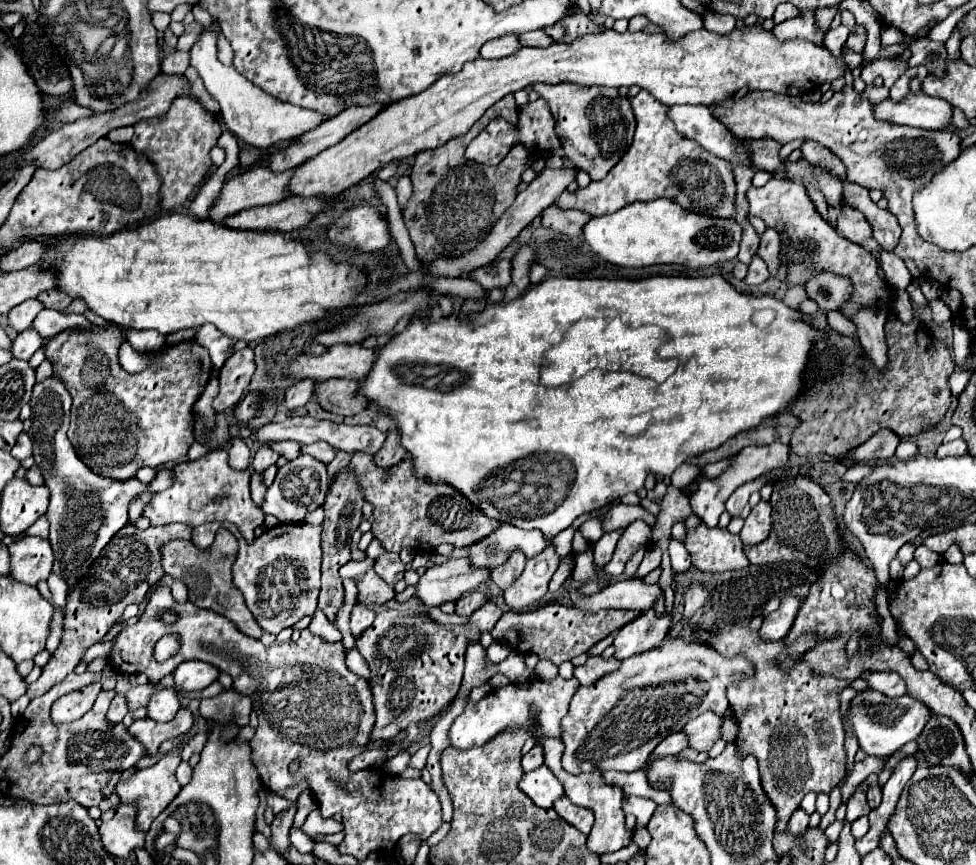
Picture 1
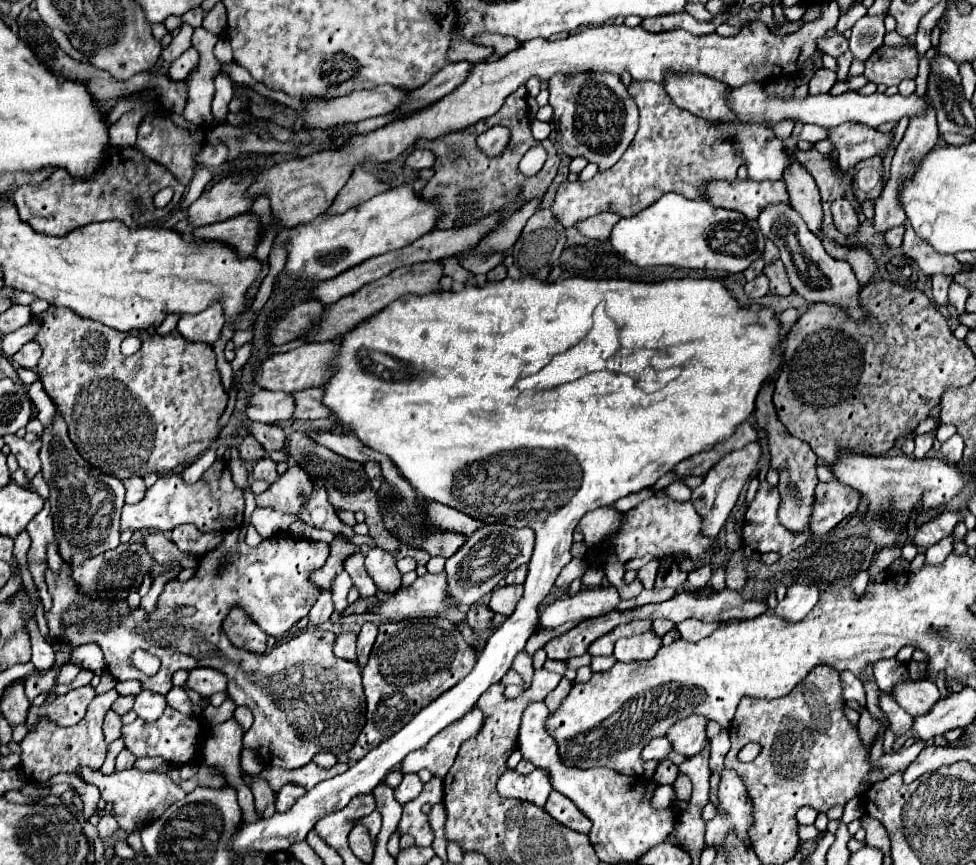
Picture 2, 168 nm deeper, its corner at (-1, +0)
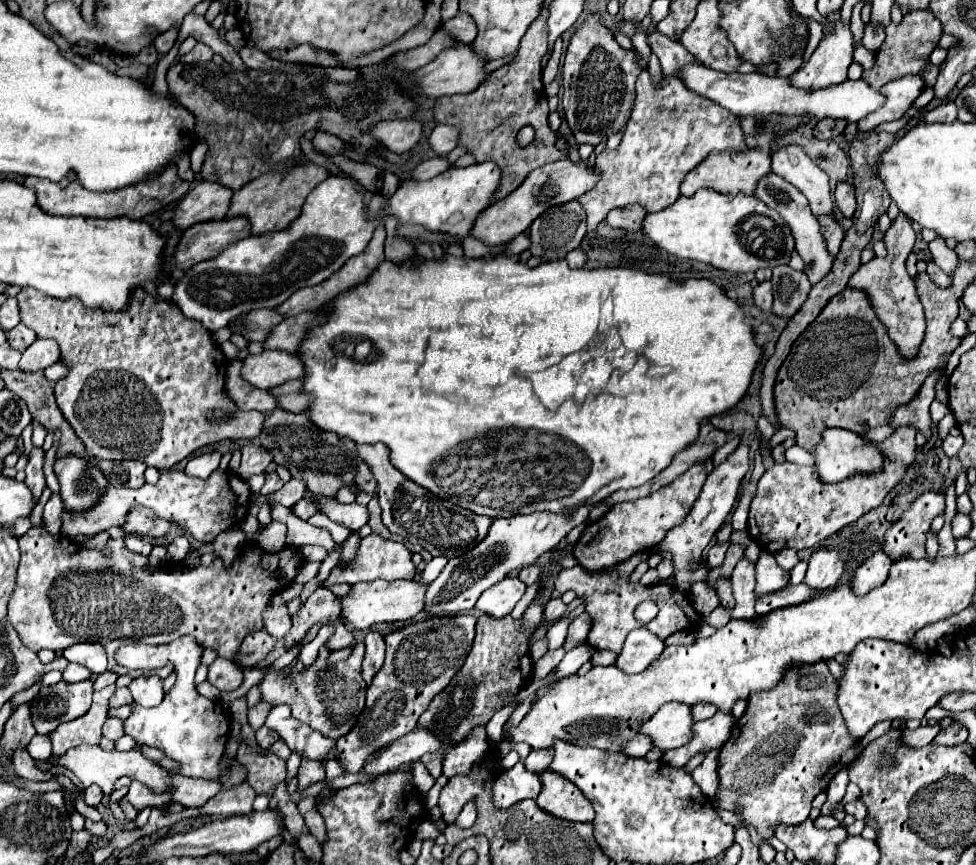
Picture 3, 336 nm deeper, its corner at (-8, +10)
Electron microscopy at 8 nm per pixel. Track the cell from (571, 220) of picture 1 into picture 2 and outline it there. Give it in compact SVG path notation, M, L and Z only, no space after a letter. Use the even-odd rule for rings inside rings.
M604 212L604 214L598 214L594 218L588 218L586 222L578 222L576 228L588 236L588 238L594 238L594 240L608 240L608 234L612 232L612 226L620 220L620 214L612 214L612 212Z

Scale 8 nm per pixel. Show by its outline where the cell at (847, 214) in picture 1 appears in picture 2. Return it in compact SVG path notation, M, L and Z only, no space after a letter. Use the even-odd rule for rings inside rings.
M838 198L832 202L830 206L832 210L832 218L834 218L834 224L836 228L846 234L846 236L852 236L858 232L858 216L852 208L852 204L846 200L846 198Z

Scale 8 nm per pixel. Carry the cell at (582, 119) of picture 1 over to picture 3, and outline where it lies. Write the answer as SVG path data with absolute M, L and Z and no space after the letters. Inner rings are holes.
M589 16L585 24L573 34L563 62L563 112L565 120L577 140L577 144L601 144L609 136L621 132L631 116L631 108L635 102L635 80L639 76L641 68L635 64L633 52L621 48L615 38L609 34L609 30L599 24L599 16Z

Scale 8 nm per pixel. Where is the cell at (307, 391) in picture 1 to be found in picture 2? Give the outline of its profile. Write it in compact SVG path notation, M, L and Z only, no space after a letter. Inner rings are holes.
M258 390L256 394L252 394L246 408L246 416L250 420L264 424L288 420L292 418L292 412L294 412L294 398L290 394L268 390Z

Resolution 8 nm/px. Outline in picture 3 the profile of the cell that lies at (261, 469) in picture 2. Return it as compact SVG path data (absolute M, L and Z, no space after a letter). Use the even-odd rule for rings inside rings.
M267 472L265 478L267 480L265 480L263 488L261 488L261 494L271 494L271 492L275 492L275 490L279 490L283 486L283 480L277 476L277 472Z

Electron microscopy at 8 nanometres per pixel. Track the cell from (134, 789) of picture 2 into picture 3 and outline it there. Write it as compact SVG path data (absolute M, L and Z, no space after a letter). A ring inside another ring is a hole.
M79 746L79 748L71 748L67 754L63 754L59 758L59 766L71 770L77 776L77 780L83 784L83 788L87 788L91 784L99 784L105 796L111 796L115 792L115 782L119 778L127 776L131 780L139 780L141 784L145 784L155 794L169 794L173 802L179 802L185 808L203 806L221 788L221 784L217 780L187 778L187 776L181 776L179 772L171 772L167 768L161 768L155 762L143 758L143 754L139 750L129 750L129 752L113 750L113 752L105 752L101 746Z

